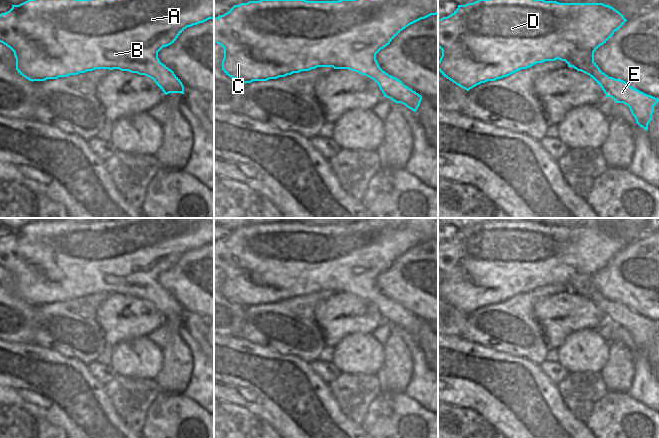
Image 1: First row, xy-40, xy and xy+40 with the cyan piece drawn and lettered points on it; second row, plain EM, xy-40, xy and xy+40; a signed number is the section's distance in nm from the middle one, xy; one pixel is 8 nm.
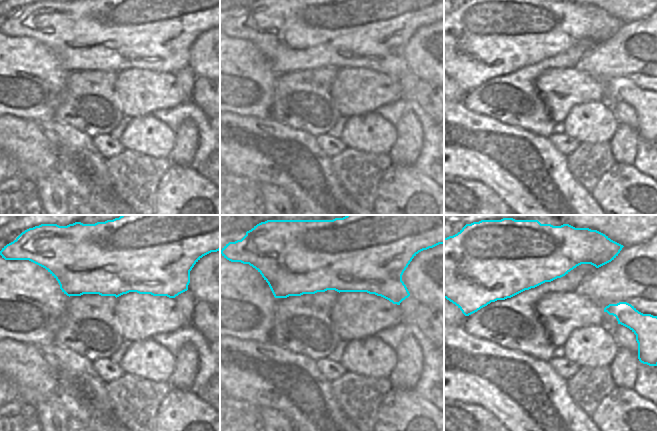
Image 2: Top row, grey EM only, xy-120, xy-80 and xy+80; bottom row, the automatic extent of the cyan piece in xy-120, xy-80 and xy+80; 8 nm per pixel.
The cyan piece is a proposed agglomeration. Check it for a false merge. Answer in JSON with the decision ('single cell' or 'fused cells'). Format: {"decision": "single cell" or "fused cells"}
{"decision": "single cell"}

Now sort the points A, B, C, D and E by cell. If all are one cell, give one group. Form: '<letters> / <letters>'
A B C D E

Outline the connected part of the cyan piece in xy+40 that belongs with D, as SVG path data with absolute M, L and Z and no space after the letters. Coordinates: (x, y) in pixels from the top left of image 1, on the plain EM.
M533 221L479 223L473 227L458 229L451 239L438 244L438 271L442 274L438 294L444 301L469 315L481 307L507 301L537 287L559 283L565 285L568 291L589 299L602 312L606 321L611 321L616 327L627 329L636 347L647 355L654 330L659 323L631 311L621 303L609 301L594 286L594 276L626 245L627 243L619 235L603 227L559 227Z

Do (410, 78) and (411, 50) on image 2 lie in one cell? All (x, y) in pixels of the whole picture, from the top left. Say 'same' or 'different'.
different

